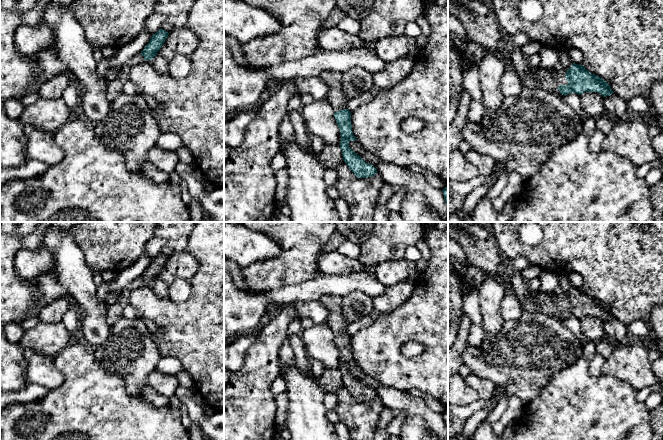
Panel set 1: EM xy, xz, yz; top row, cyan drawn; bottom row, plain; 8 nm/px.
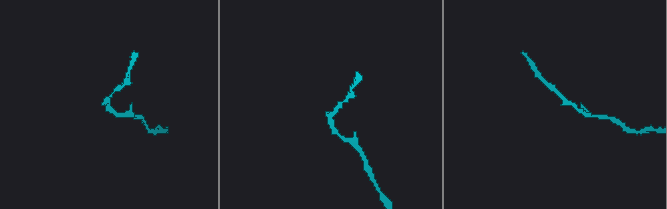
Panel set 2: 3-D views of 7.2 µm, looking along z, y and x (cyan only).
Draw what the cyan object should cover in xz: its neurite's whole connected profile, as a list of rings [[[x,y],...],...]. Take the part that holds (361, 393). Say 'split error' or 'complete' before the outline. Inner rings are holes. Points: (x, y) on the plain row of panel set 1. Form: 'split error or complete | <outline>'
split error | [[[323,295],[318,301],[328,310],[326,324],[333,332],[334,341],[340,353],[343,385],[357,402],[372,401],[377,397],[377,393],[372,388],[366,387],[349,371],[349,366],[357,363],[352,356],[351,336],[347,333],[346,322],[341,315],[341,299],[341,296]]]

